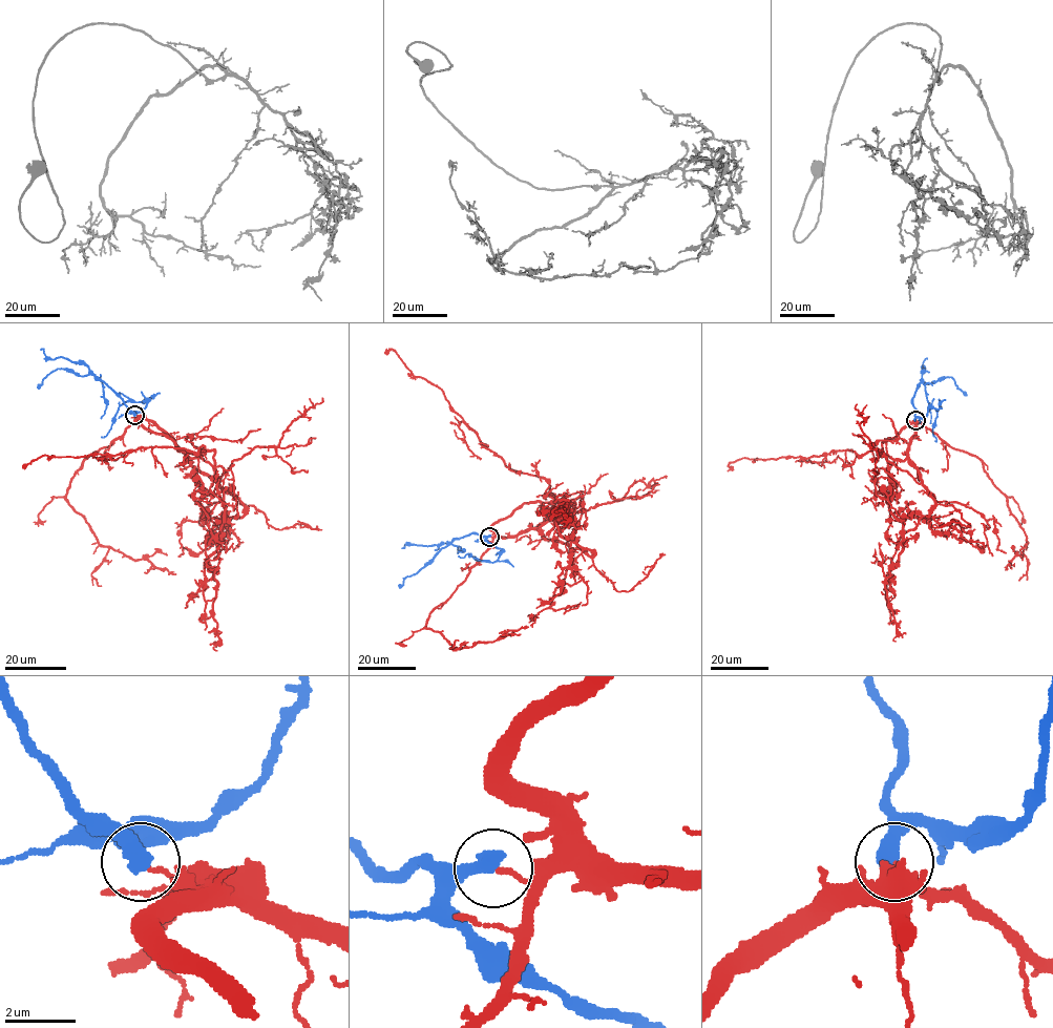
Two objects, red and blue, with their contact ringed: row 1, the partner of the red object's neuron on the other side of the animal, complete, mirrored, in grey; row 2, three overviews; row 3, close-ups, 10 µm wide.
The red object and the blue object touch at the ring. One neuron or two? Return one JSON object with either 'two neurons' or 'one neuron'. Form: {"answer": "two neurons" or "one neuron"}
{"answer": "two neurons"}

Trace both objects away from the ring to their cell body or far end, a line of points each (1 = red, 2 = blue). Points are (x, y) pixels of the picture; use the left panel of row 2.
1: (135, 415), (145, 427), (167, 435), (185, 452), (204, 448), (43, 455), (24, 468)
2: (134, 415), (91, 375), (77, 375), (57, 369), (38, 389)

